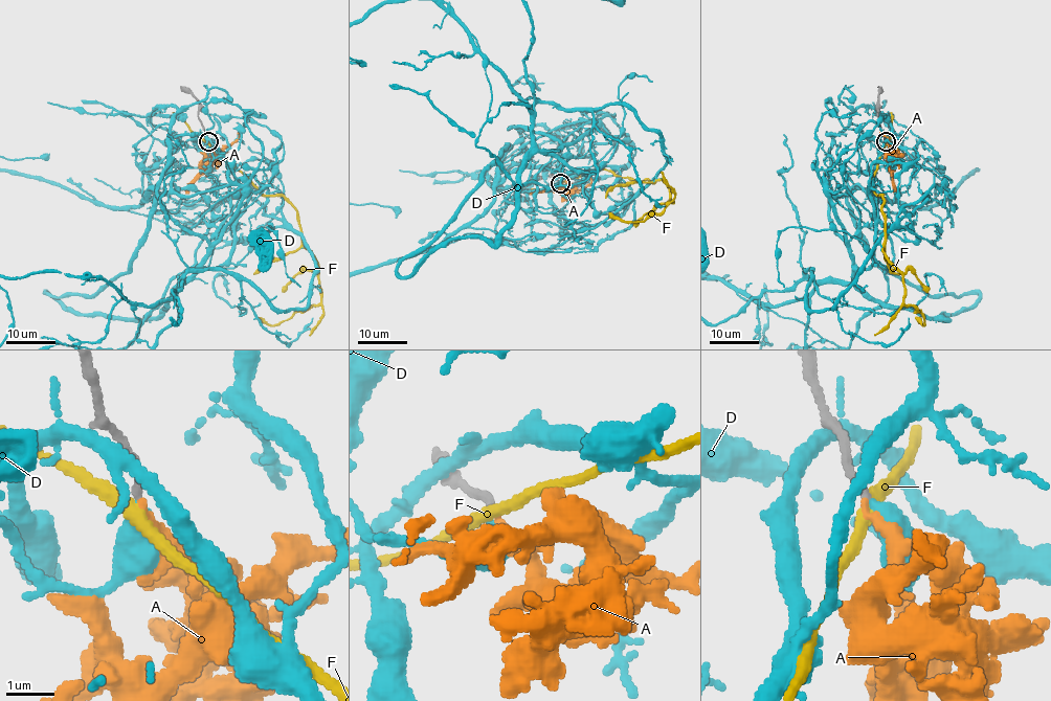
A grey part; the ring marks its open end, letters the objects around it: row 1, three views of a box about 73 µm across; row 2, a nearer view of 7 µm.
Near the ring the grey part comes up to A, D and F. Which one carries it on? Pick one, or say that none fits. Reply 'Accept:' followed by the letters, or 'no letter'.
Accept: D

